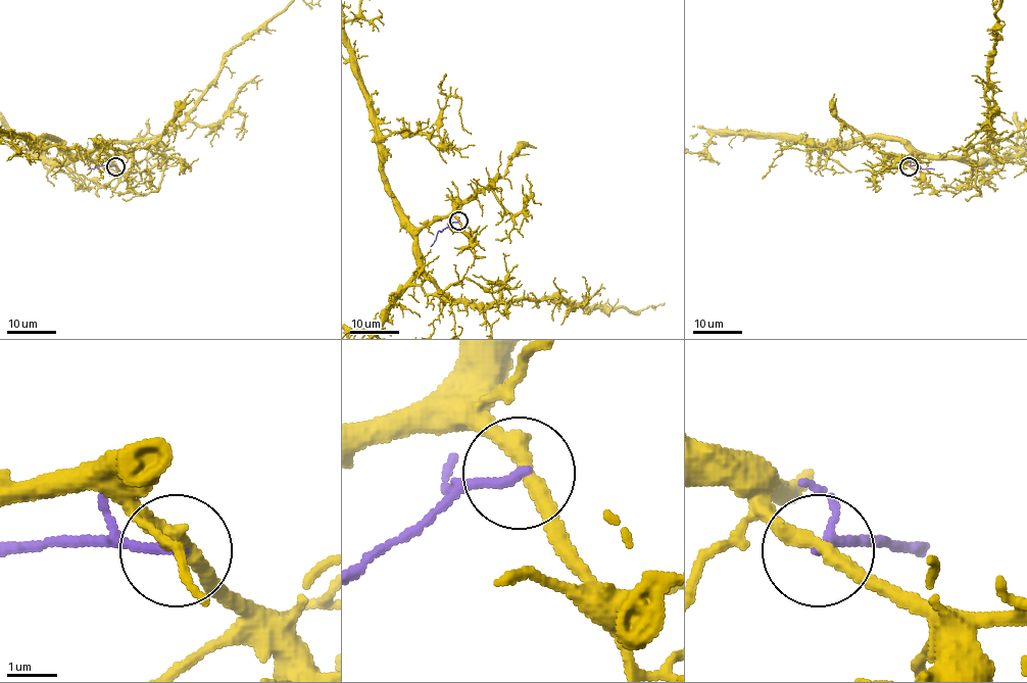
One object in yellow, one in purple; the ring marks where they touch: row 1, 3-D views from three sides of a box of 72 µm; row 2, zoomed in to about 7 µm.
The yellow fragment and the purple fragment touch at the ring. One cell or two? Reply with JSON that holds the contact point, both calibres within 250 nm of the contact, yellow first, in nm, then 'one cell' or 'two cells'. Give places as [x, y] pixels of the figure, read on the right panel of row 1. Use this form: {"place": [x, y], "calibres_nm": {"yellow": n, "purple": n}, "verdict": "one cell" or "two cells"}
{"place": [909, 166], "calibres_nm": {"yellow": 320, "purple": 200}, "verdict": "two cells"}

